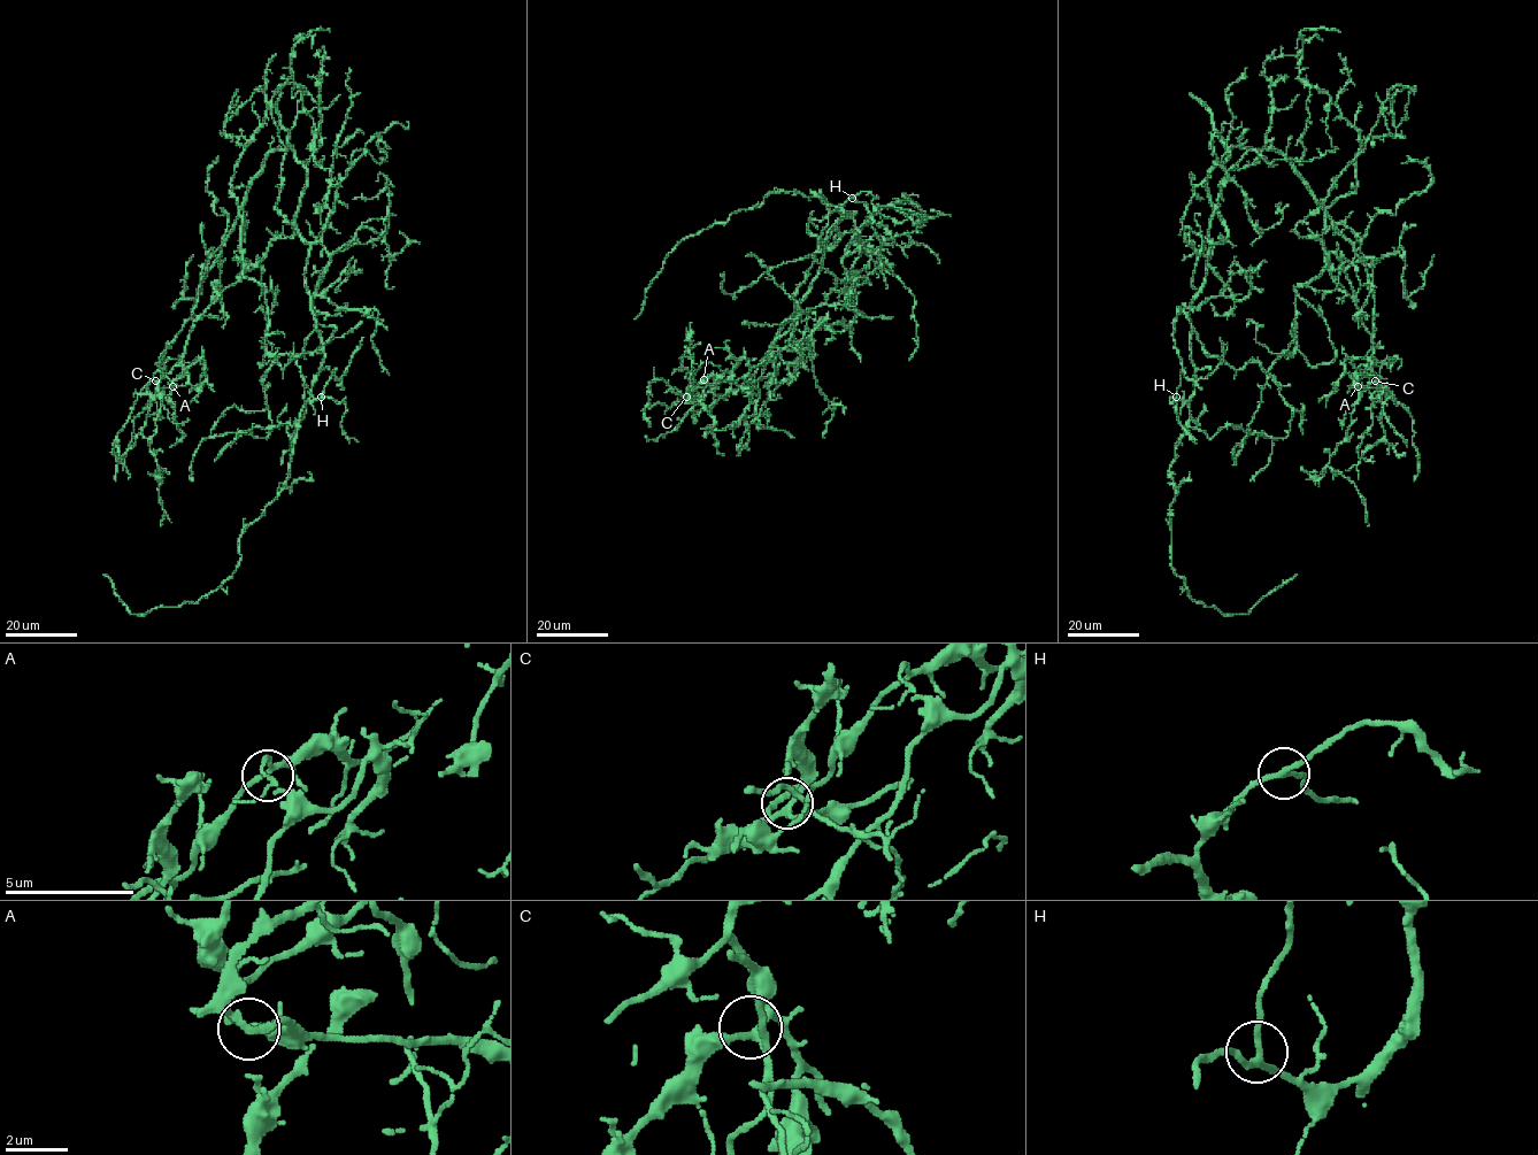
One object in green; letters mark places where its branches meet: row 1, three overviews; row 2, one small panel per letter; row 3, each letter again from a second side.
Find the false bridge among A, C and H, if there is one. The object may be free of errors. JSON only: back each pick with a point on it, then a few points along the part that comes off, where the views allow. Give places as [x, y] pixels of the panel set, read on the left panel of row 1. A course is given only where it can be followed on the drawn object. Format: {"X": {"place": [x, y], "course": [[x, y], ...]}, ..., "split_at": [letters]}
{"A": {"place": [172, 386], "course": [[171, 386], [159, 370], [167, 347], [189, 318], [199, 318], [237, 282], [238, 256], [250, 260], [246, 268]]}, "split_at": ["A"]}

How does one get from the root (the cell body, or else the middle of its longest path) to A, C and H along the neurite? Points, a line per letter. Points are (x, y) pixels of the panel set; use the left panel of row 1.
A: (299, 207), (307, 170), (291, 147), (274, 149), (200, 287), (182, 359), (187, 382), (171, 386)
C: (299, 207), (307, 170), (291, 147), (274, 149), (253, 178), (235, 226), (200, 287), (183, 356), (155, 380)
H: (299, 207), (294, 224), (309, 245), (305, 287), (323, 352), (309, 400), (321, 397)

